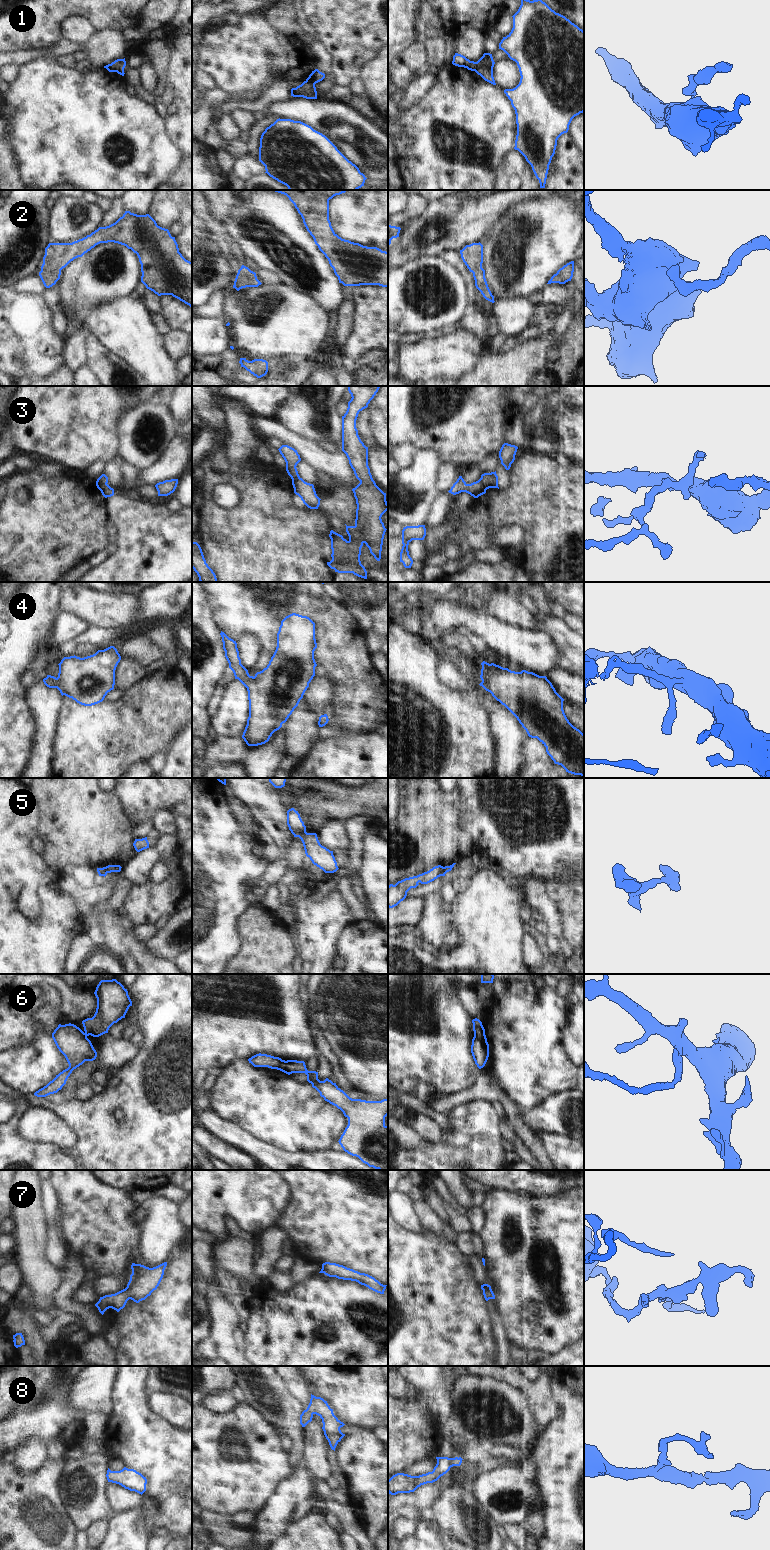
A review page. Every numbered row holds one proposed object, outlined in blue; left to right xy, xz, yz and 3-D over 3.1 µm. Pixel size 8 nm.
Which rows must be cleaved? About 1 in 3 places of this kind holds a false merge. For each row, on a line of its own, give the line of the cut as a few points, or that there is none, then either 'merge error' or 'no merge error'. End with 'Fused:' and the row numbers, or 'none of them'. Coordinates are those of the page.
1: cut in xz along (306, 80), (311, 80), (315, 83); merge error
2: no cut; no merge error
3: cut in yz along (480, 478), (486, 489); merge error
4: no cut; no merge error
5: cut in xz along (305, 831), (298, 836); merge error
6: cut in yz along (474, 1034), (486, 1039); merge error
7: no cut; no merge error
8: no cut; no merge error
Fused: 1, 3, 5, 6

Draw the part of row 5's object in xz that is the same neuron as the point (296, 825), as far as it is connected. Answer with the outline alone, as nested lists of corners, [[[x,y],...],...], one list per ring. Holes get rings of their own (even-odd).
[[[294,808],[287,811],[287,825],[294,837],[299,837],[306,832],[306,826],[302,821],[300,814]]]

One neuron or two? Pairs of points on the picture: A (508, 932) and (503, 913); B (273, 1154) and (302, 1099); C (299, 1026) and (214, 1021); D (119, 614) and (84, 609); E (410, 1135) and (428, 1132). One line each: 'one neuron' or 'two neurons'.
A: one neuron
B: two neurons
C: one neuron
D: one neuron
E: two neurons

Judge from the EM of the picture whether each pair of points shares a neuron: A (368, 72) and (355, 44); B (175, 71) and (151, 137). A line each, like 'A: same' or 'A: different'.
A: different
B: different

